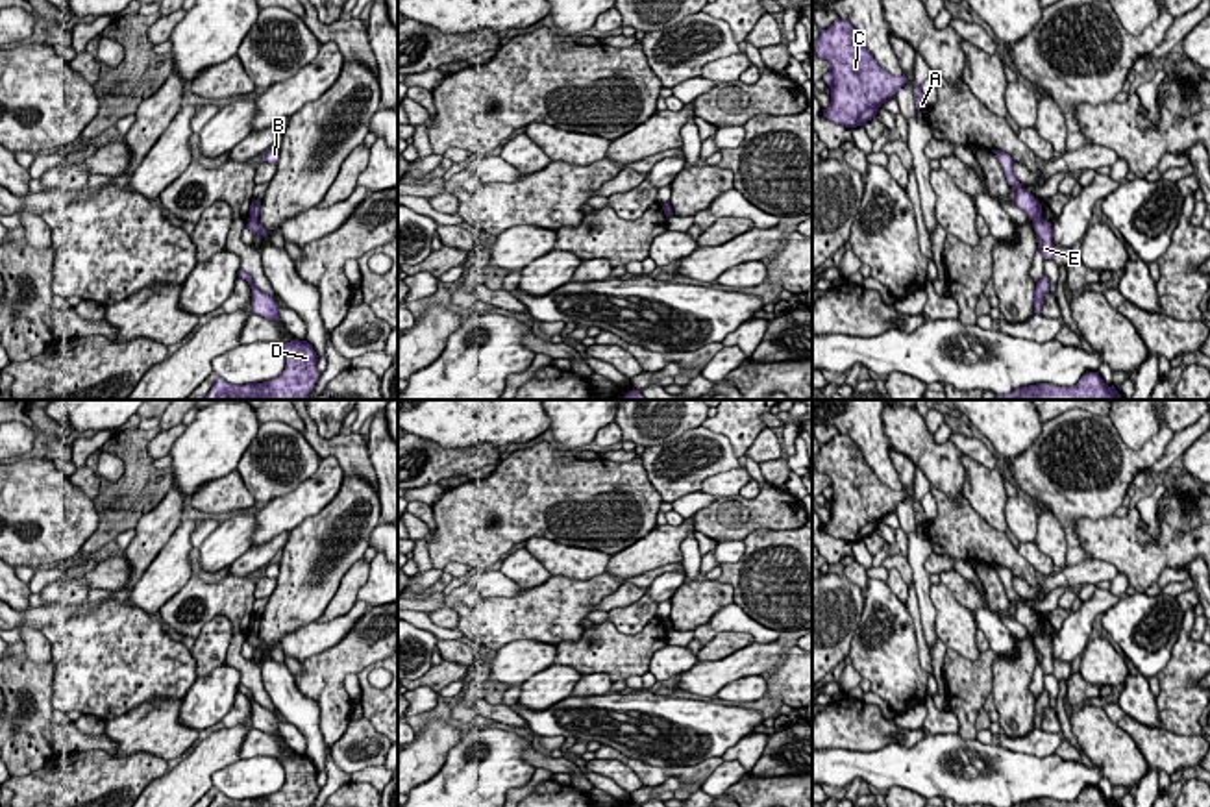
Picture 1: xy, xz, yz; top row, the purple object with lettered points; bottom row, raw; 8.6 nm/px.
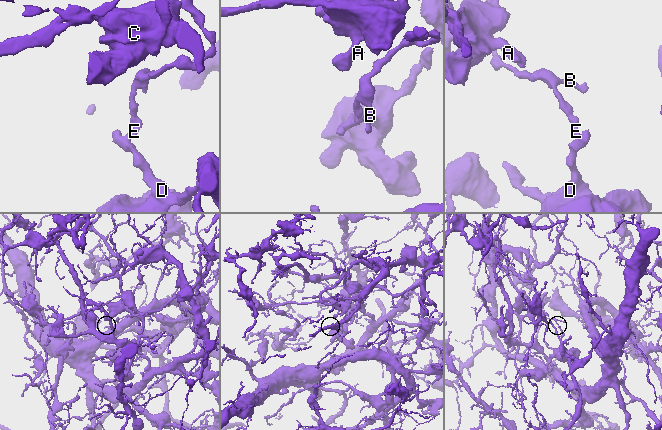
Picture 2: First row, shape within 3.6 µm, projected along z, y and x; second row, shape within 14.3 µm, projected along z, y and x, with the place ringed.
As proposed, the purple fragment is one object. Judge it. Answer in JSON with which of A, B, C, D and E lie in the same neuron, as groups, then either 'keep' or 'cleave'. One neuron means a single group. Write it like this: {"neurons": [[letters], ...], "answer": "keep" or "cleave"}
{"neurons": [["A", "C", "D", "E"], ["B"]], "answer": "cleave"}

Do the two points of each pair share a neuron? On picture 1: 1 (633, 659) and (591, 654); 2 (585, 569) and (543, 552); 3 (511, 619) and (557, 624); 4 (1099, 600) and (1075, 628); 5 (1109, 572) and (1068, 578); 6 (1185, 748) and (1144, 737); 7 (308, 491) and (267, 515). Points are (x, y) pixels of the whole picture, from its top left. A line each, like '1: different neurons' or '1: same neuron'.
1: same neuron
2: same neuron
3: same neuron
4: same neuron
5: same neuron
6: same neuron
7: same neuron

